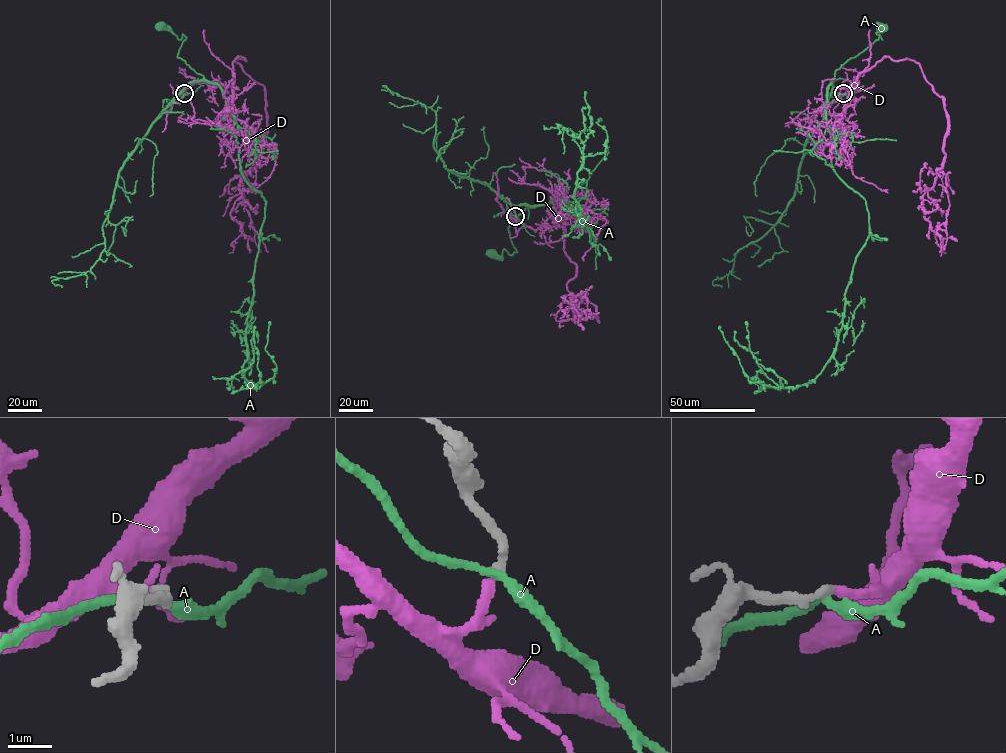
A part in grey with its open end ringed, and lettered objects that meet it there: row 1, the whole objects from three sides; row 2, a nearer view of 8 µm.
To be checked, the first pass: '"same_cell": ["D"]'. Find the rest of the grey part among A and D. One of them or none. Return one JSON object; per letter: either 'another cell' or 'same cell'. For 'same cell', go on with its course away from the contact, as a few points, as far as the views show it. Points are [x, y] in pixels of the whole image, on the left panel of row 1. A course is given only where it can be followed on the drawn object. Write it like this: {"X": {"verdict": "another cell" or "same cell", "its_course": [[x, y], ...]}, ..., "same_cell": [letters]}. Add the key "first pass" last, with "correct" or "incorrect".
{"A": {"verdict": "another cell"}, "D": {"verdict": "same cell", "its_course": [[185, 93], [230, 86], [238, 57], [264, 87], [265, 144], [239, 185], [230, 215], [243, 233], [229, 253]]}, "same_cell": ["D"], "first pass": "correct"}

